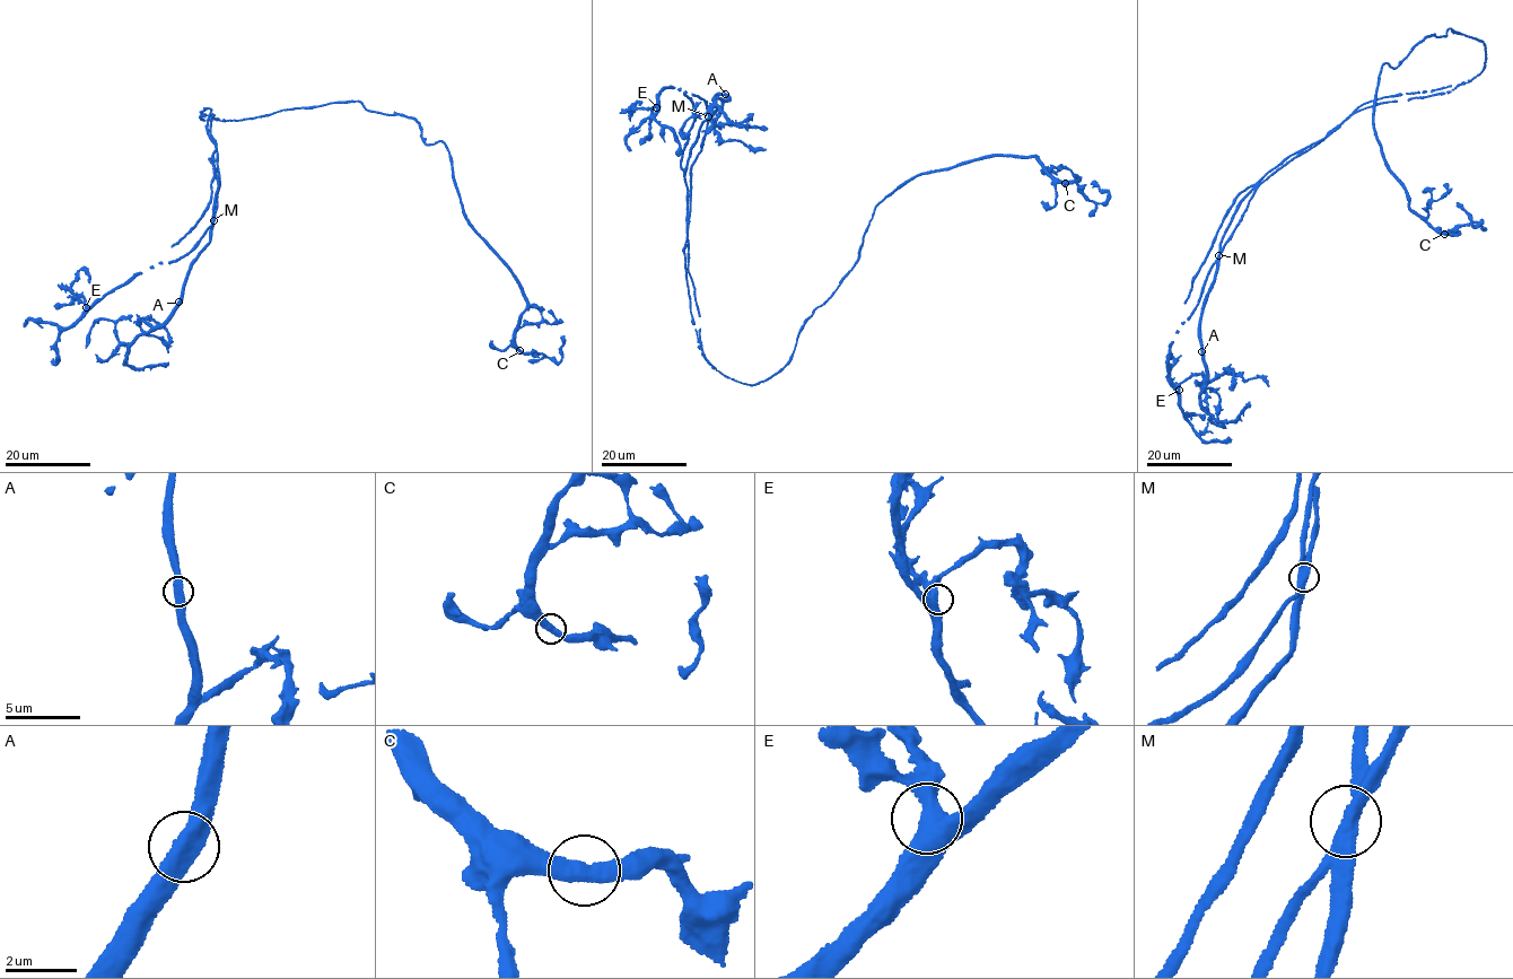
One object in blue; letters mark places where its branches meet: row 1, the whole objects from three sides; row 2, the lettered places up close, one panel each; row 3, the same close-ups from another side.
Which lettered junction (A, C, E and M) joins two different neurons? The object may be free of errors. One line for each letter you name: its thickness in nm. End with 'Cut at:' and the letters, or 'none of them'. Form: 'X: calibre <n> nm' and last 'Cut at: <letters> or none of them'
M: calibre 480 nm
Cut at: M

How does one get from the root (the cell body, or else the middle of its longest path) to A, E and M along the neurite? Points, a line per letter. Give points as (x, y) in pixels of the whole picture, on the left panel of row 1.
A: (228, 121), (199, 116), (211, 108), (220, 184), (210, 243), (192, 264), (178, 303)
E: (228, 121), (199, 116), (211, 108), (220, 182), (213, 223), (201, 238), (182, 256), (136, 272), (86, 307)
M: (228, 121), (208, 121), (201, 113), (199, 116), (204, 108), (211, 108), (210, 133), (220, 182), (213, 220)

